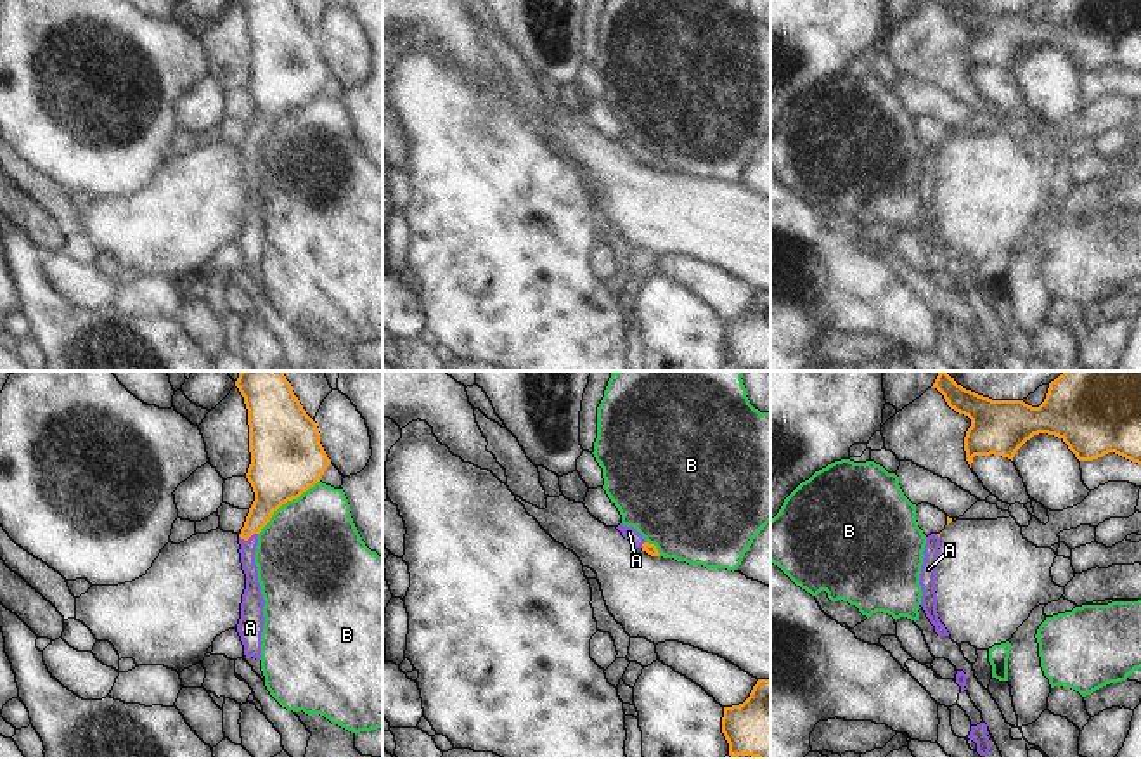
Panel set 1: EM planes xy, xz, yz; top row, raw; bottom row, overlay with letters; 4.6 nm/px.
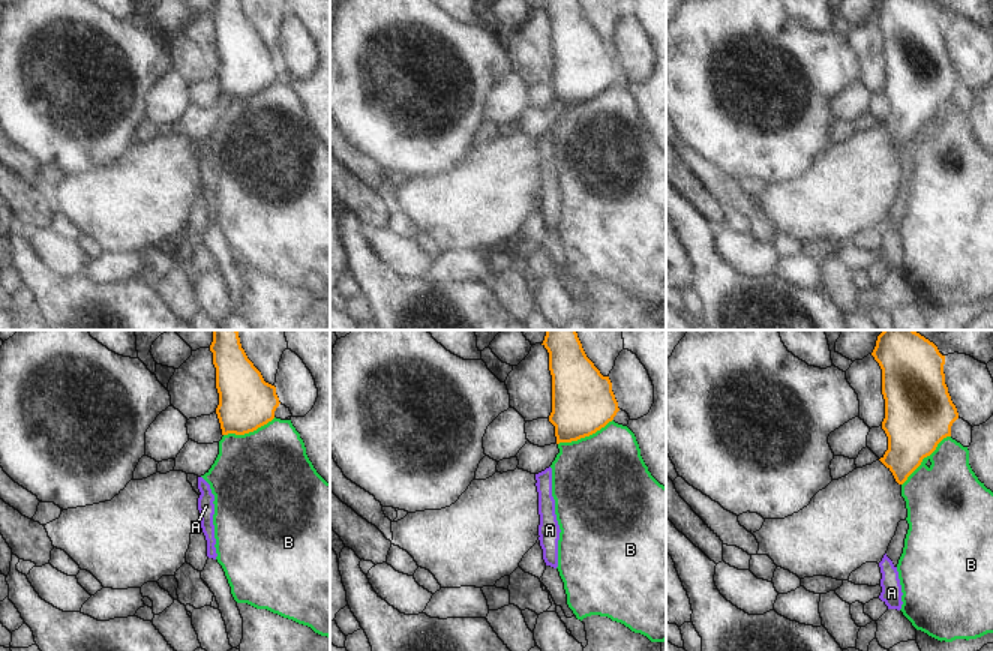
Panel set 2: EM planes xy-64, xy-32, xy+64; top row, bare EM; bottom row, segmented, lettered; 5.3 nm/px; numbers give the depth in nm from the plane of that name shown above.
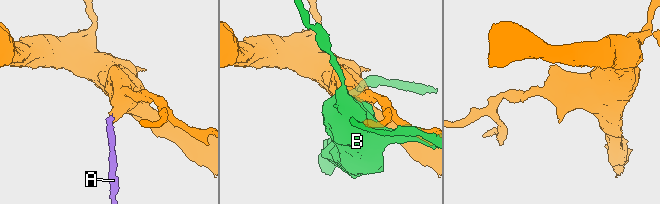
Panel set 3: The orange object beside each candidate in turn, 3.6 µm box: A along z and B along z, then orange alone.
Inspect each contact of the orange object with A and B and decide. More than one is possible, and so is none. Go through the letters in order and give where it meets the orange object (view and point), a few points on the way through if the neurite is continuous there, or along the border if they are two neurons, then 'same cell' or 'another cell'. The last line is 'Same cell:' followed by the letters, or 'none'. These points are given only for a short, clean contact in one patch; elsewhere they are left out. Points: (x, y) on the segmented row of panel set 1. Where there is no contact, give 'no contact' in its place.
A: xy (248, 538) | across xy (270, 489), (248, 538), (248, 567), (253, 590) | same cell
B: xy (286, 501) | another cell
Same cell: A

